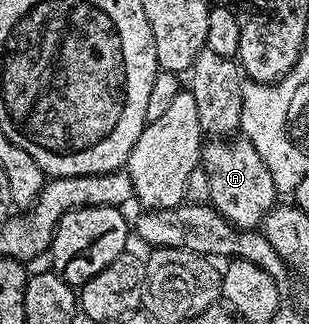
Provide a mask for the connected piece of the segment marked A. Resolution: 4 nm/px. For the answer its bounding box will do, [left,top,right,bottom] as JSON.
[200,135,279,229]

